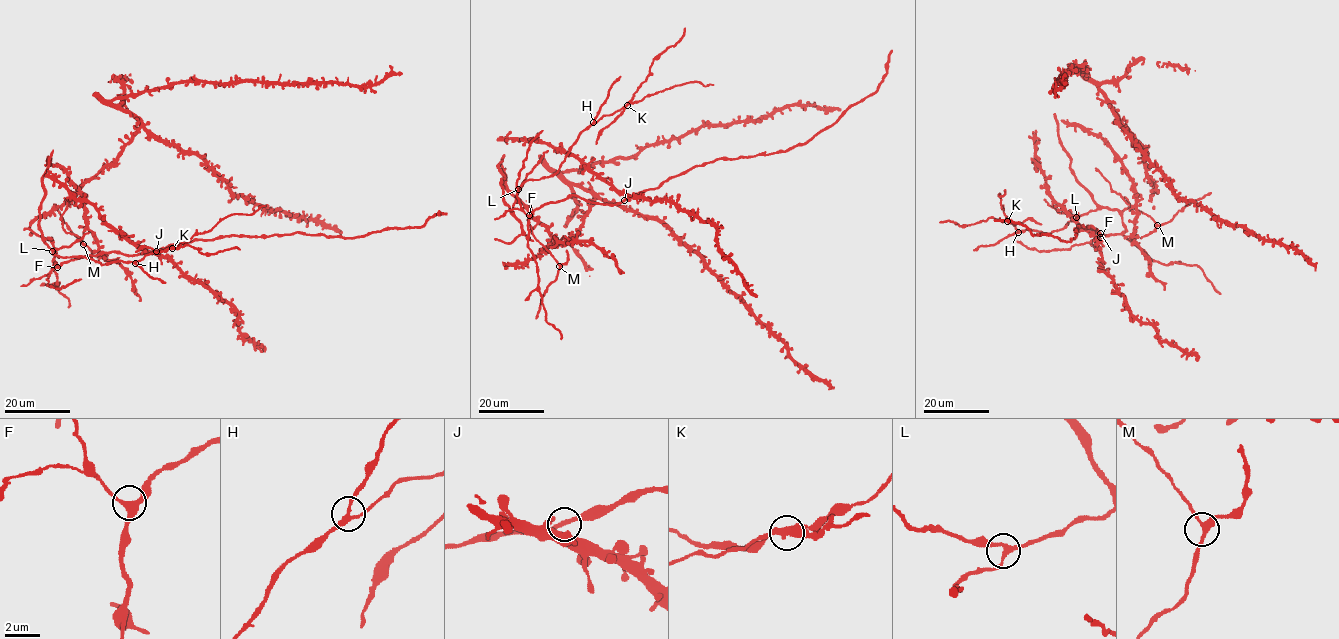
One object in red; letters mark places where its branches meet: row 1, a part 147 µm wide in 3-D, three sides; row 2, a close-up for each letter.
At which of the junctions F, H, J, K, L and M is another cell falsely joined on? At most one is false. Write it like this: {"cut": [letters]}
{"cut": ["K"]}

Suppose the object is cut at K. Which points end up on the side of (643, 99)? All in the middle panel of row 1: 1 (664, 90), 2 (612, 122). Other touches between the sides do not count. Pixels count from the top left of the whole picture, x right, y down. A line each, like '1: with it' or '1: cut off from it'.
1: with it
2: cut off from it

